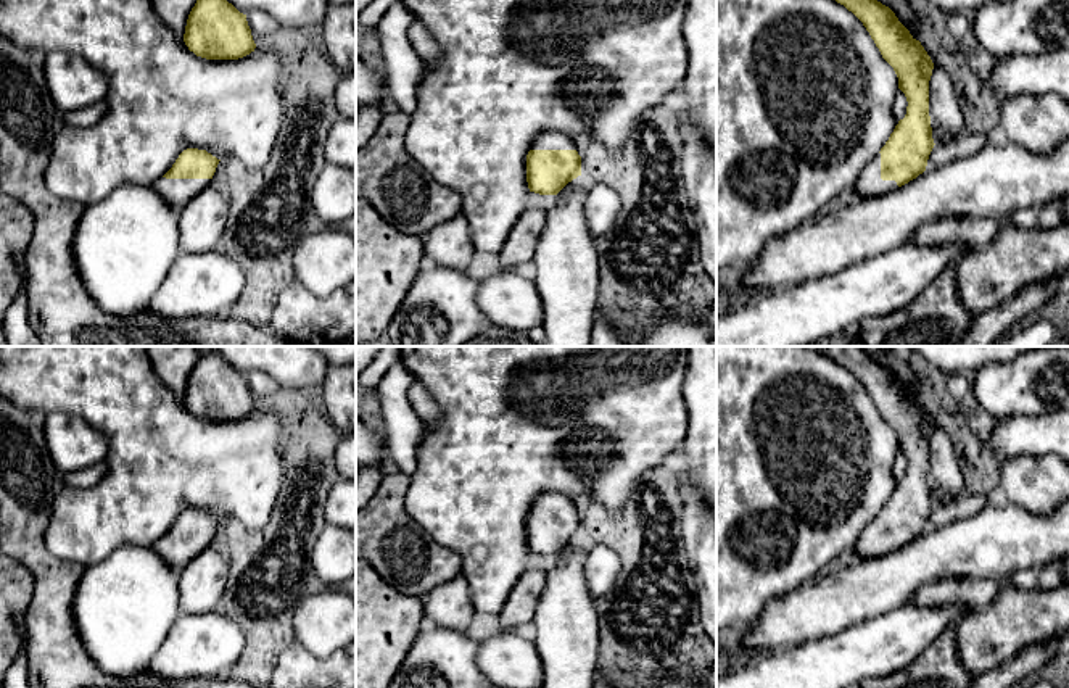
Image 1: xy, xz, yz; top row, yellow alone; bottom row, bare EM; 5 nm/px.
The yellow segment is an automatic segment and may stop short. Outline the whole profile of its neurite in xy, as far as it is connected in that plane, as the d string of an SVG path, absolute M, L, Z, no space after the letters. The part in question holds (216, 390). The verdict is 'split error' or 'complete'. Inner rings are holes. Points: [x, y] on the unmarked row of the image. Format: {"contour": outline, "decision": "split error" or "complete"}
{"contour": "M145 346L156 375L179 396L190 412L206 421L238 421L254 412L246 382L219 353L200 353L196 346Z", "decision": "split error"}

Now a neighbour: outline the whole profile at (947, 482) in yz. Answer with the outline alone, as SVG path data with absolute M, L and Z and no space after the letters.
M937 425L929 441L929 477L935 506L950 506L966 495L953 443L948 433Z

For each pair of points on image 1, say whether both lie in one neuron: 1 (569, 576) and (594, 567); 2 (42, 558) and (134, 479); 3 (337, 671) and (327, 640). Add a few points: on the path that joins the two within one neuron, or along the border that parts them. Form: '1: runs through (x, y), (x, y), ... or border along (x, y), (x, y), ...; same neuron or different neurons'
1: border along (588, 548), (585, 585), (593, 598); different neurons
2: border along (50, 513), (45, 547), (55, 556), (84, 567); different neurons
3: border along (298, 642), (319, 658), (329, 658), (338, 651); different neurons

